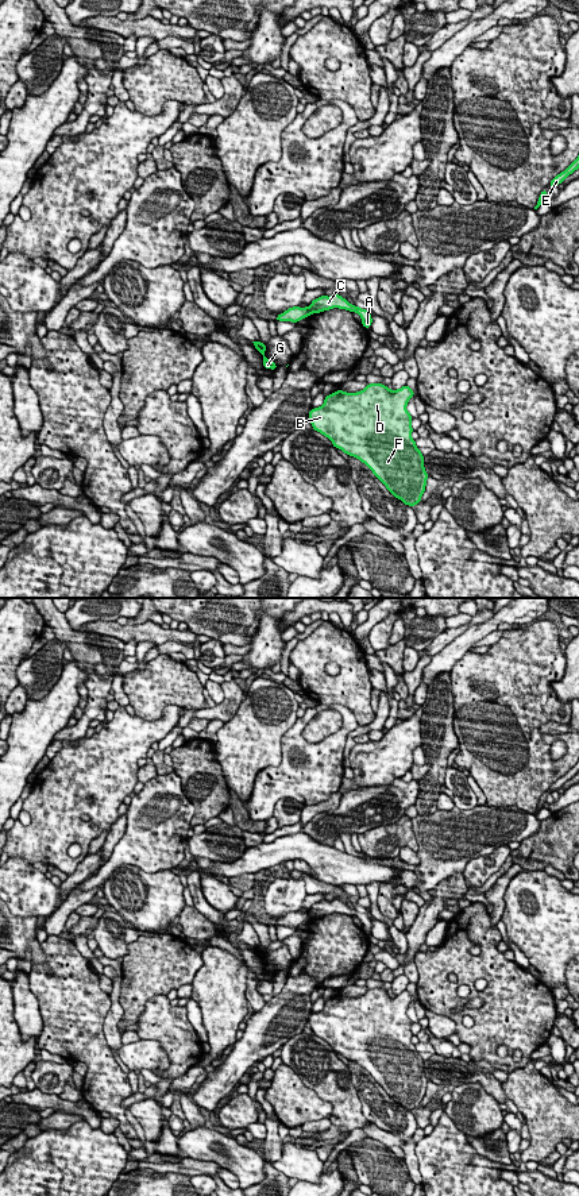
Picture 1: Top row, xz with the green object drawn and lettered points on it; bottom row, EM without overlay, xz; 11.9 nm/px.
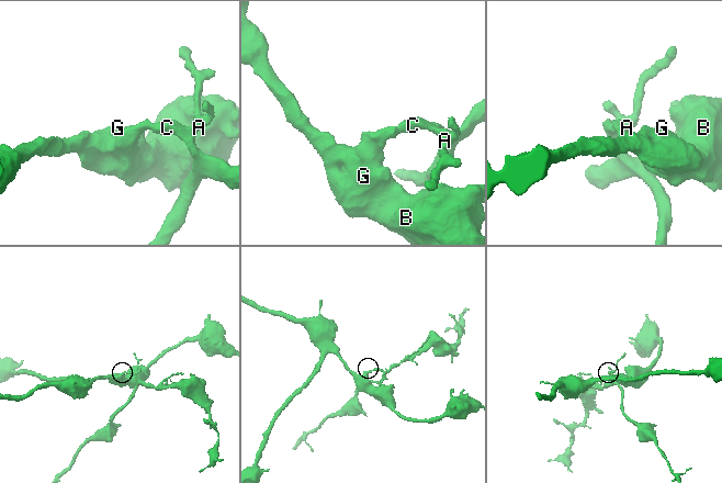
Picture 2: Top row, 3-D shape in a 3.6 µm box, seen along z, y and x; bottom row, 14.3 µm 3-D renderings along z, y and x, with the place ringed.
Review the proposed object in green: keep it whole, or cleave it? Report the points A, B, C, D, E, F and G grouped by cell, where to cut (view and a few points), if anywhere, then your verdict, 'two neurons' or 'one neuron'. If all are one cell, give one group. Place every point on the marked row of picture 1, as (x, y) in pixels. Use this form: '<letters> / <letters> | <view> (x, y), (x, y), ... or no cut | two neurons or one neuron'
A C E / B D F G | xz (308, 307), (311, 313) | two neurons

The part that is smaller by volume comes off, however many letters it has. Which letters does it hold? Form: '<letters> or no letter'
A, C, E

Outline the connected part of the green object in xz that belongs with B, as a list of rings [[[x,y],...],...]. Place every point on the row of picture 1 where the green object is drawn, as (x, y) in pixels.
[[[368,383],[356,393],[337,390],[327,396],[324,404],[308,414],[314,431],[328,437],[335,448],[364,463],[395,498],[409,506],[421,501],[428,479],[424,455],[412,439],[413,417],[406,410],[414,394],[406,385],[390,390],[382,383]]]

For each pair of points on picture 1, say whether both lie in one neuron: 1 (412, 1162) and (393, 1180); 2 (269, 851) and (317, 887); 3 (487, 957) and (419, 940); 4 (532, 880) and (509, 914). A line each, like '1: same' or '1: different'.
1: different
2: different
3: different
4: same

